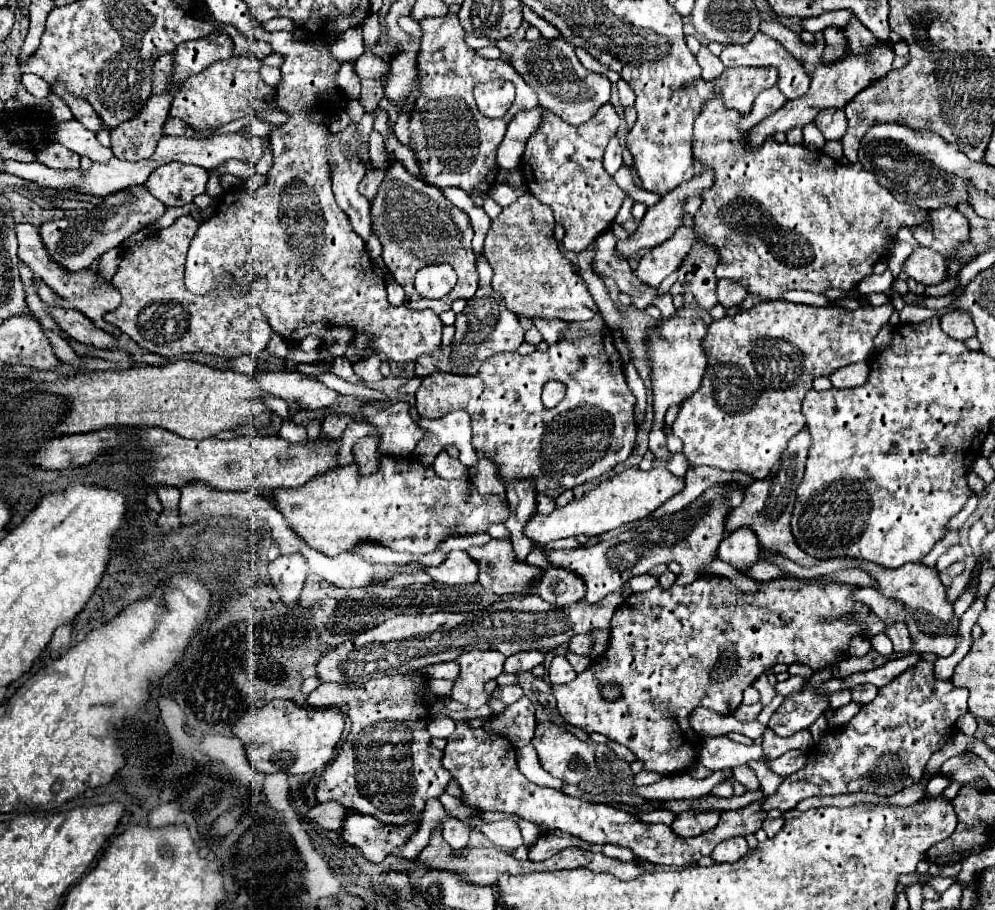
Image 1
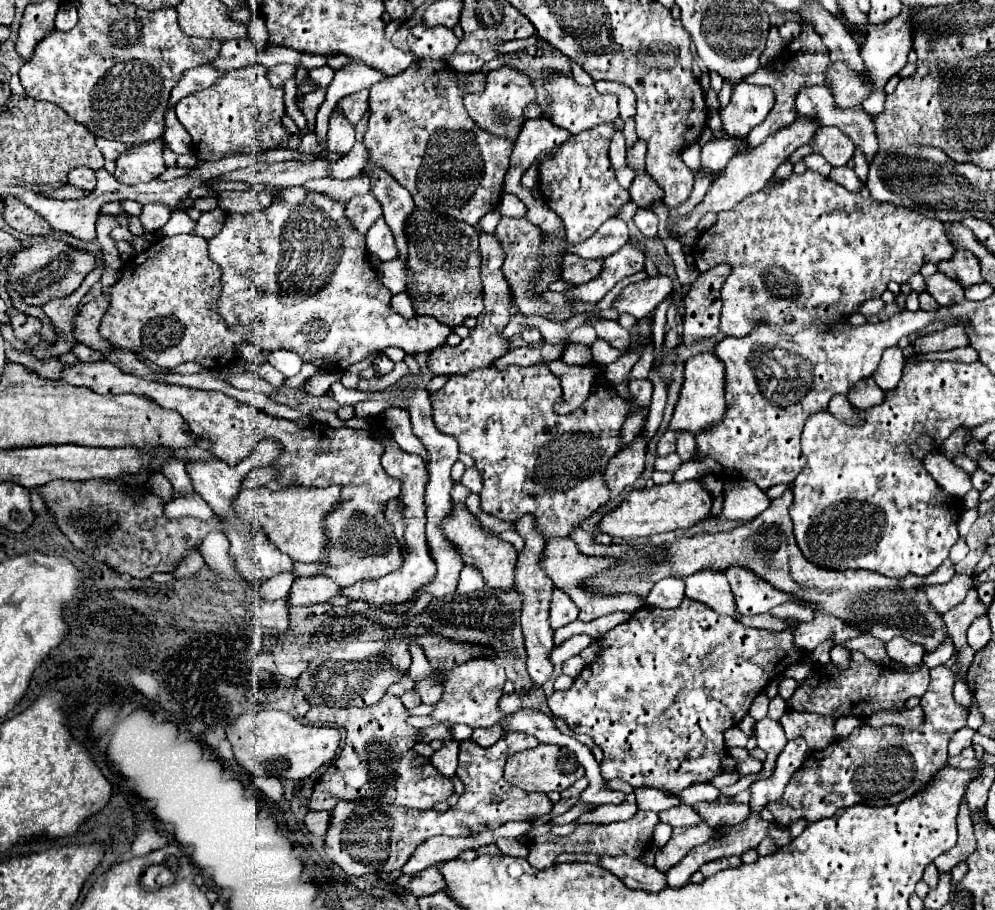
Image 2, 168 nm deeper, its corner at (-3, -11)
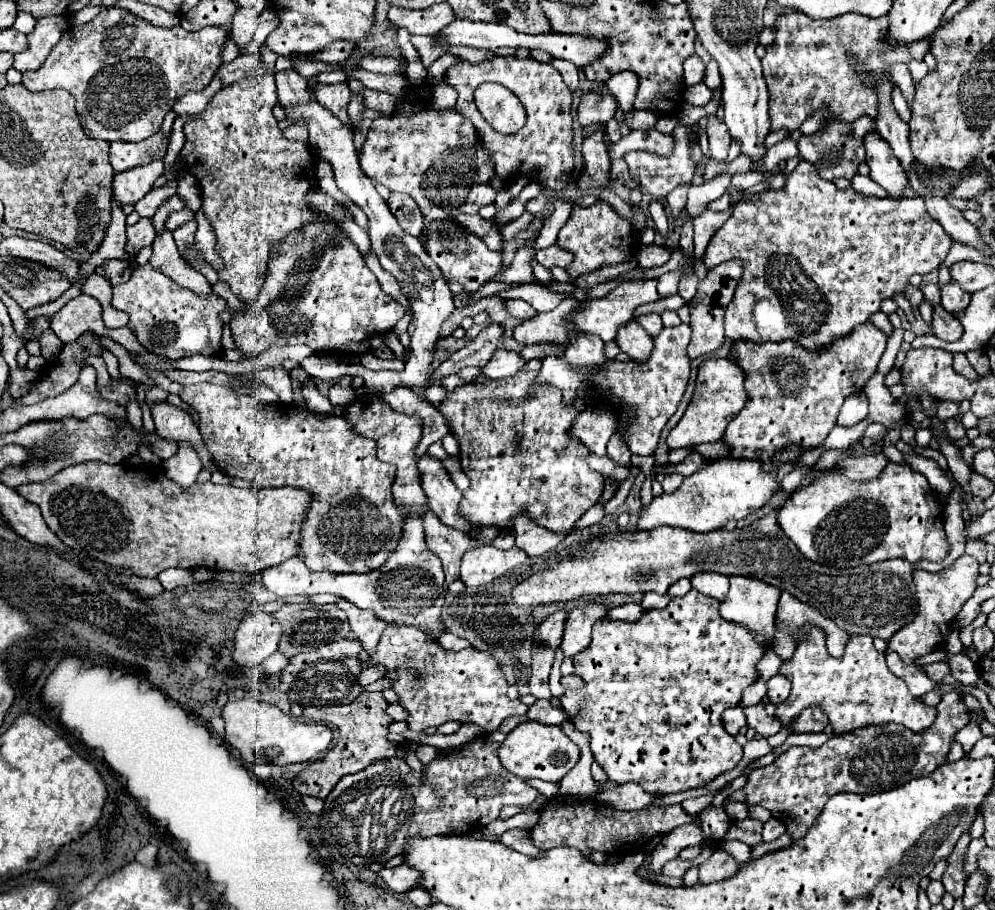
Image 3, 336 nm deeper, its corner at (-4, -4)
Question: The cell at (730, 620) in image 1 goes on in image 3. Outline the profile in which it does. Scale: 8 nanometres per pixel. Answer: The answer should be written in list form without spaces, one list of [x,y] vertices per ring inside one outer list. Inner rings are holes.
[[[691,589],[683,597],[673,597],[669,601],[669,605],[663,607],[663,609],[649,609],[649,611],[645,611],[643,617],[639,621],[635,621],[635,623],[629,623],[629,621],[605,621],[605,619],[597,621],[593,625],[591,645],[585,651],[581,651],[581,653],[577,653],[573,657],[573,661],[575,661],[573,675],[577,675],[577,677],[583,679],[583,687],[579,691],[565,689],[565,693],[561,697],[561,705],[563,705],[565,713],[567,713],[567,717],[573,721],[573,725],[579,731],[587,731],[589,733],[593,757],[603,767],[603,771],[607,773],[609,781],[613,781],[617,785],[635,781],[647,793],[681,793],[681,791],[689,791],[693,787],[699,787],[701,783],[709,783],[713,777],[717,777],[717,775],[733,769],[741,761],[743,747],[731,735],[727,735],[727,731],[723,727],[721,715],[723,715],[725,709],[737,707],[741,703],[743,689],[749,687],[749,685],[753,685],[759,679],[757,663],[765,655],[767,649],[771,649],[771,643],[763,635],[755,635],[755,633],[751,633],[747,627],[743,627],[739,623],[725,621],[719,615],[719,601],[717,599],[707,597],[707,595],[701,595],[695,589]]]

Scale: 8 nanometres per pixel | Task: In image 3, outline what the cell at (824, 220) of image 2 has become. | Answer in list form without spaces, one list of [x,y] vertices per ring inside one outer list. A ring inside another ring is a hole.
[[[799,161],[785,179],[783,189],[757,193],[733,205],[731,217],[715,231],[701,261],[708,269],[735,257],[743,261],[743,277],[725,313],[725,337],[731,341],[793,339],[809,351],[819,351],[833,339],[849,335],[855,325],[867,323],[885,297],[903,293],[913,273],[925,275],[937,269],[951,245],[951,237],[929,217],[921,197],[895,201],[889,197],[867,197],[851,187],[837,189],[831,181],[821,179],[809,161]]]

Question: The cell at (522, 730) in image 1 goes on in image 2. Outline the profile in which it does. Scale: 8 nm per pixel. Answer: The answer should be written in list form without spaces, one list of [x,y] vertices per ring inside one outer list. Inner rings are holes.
[[[494,726],[492,730],[490,730],[490,728],[488,728],[488,730],[474,730],[472,736],[470,736],[470,740],[476,742],[476,744],[480,744],[482,748],[488,748],[488,746],[492,746],[502,734],[504,734],[502,726]]]

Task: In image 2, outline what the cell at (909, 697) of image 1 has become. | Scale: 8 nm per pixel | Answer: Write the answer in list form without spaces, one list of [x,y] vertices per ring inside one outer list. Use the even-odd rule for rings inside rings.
[[[946,666],[930,670],[930,686],[920,700],[926,720],[918,730],[904,730],[900,726],[874,730],[862,726],[848,738],[836,738],[824,750],[810,752],[802,768],[792,774],[782,798],[766,804],[774,822],[788,828],[800,818],[816,822],[832,816],[838,808],[854,804],[890,806],[922,790],[932,776],[948,764],[948,742],[956,730],[966,726],[968,710],[958,706],[952,698],[954,680],[954,672]]]

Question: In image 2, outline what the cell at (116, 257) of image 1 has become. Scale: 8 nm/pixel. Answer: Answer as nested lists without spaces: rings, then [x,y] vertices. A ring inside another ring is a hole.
[[[100,294],[96,300],[82,306],[76,320],[74,320],[74,336],[82,344],[86,344],[94,350],[100,350],[100,352],[108,352],[110,348],[112,350],[116,348],[112,342],[102,338],[98,332],[98,326],[100,326],[100,320],[102,320],[106,308],[108,308],[108,296]]]

